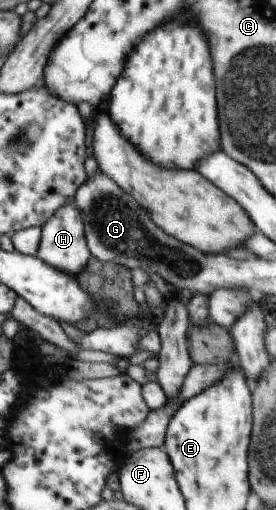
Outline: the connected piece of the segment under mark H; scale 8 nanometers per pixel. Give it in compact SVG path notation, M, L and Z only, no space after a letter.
M73 198L66 205L57 209L56 213L42 226L40 248L36 256L55 270L77 277L93 258L84 234L81 213L76 207L75 198Z

